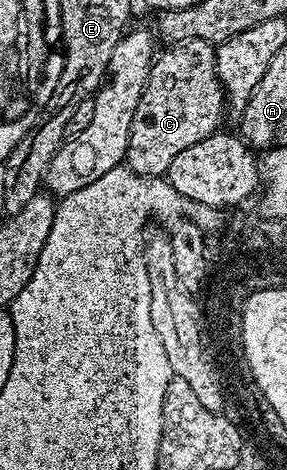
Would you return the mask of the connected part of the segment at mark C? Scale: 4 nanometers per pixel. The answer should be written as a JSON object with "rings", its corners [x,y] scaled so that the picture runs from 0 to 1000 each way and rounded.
{"rings":[[[645,85],[596,94],[575,106],[582,111],[568,119],[561,113],[526,136],[502,200],[488,200],[474,243],[460,243],[436,347],[481,374],[575,377],[585,353],[599,353],[599,336],[613,336],[627,319],[655,319],[655,311],[763,279],[774,238],[780,247],[780,198],[774,177],[760,172],[749,96],[707,85]]]}

